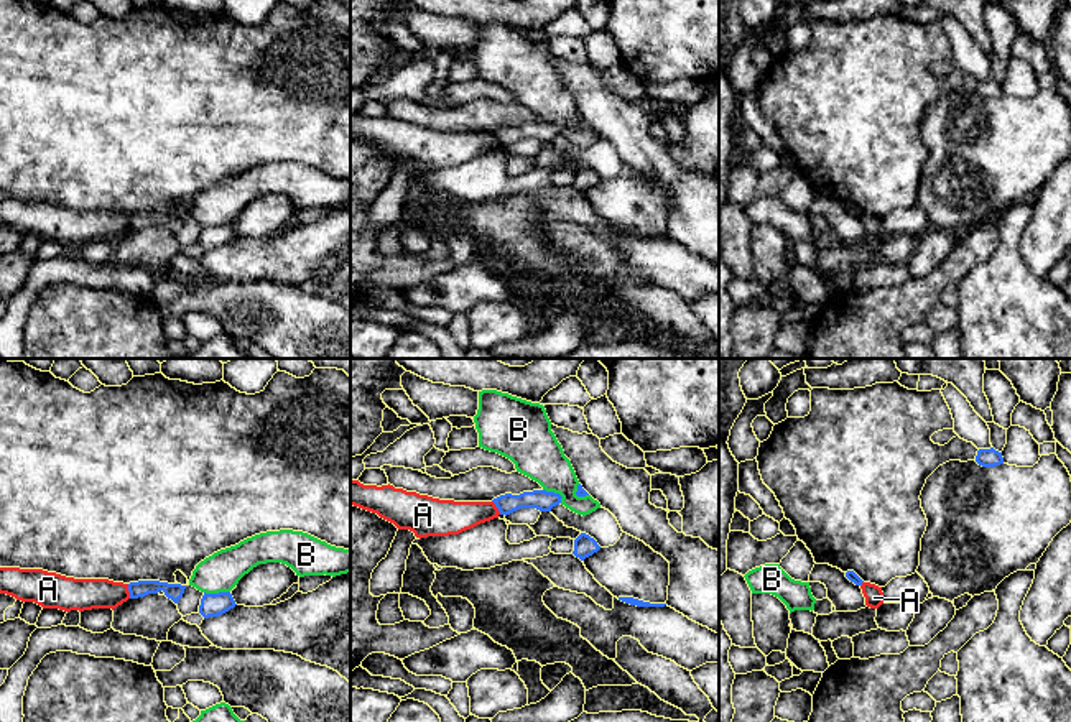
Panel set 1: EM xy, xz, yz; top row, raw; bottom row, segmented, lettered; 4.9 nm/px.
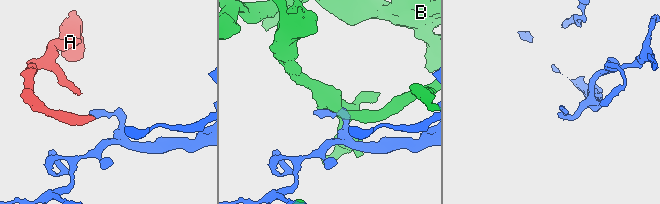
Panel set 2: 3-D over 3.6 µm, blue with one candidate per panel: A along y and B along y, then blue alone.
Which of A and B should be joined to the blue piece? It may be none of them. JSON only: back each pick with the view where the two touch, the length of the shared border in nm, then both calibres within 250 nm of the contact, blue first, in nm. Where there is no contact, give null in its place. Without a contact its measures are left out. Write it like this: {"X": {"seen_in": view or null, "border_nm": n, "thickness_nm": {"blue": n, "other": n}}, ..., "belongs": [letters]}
{"belongs": []}

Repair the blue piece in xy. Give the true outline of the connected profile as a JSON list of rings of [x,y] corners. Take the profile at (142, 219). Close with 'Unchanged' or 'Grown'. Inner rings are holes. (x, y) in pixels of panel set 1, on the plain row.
[[[138,212],[128,215],[130,230],[145,229],[148,225],[158,225],[160,222],[165,224],[168,230],[171,230],[174,235],[179,234],[179,230],[184,225],[186,217],[181,215],[168,215],[160,212]]]. Unchanged

